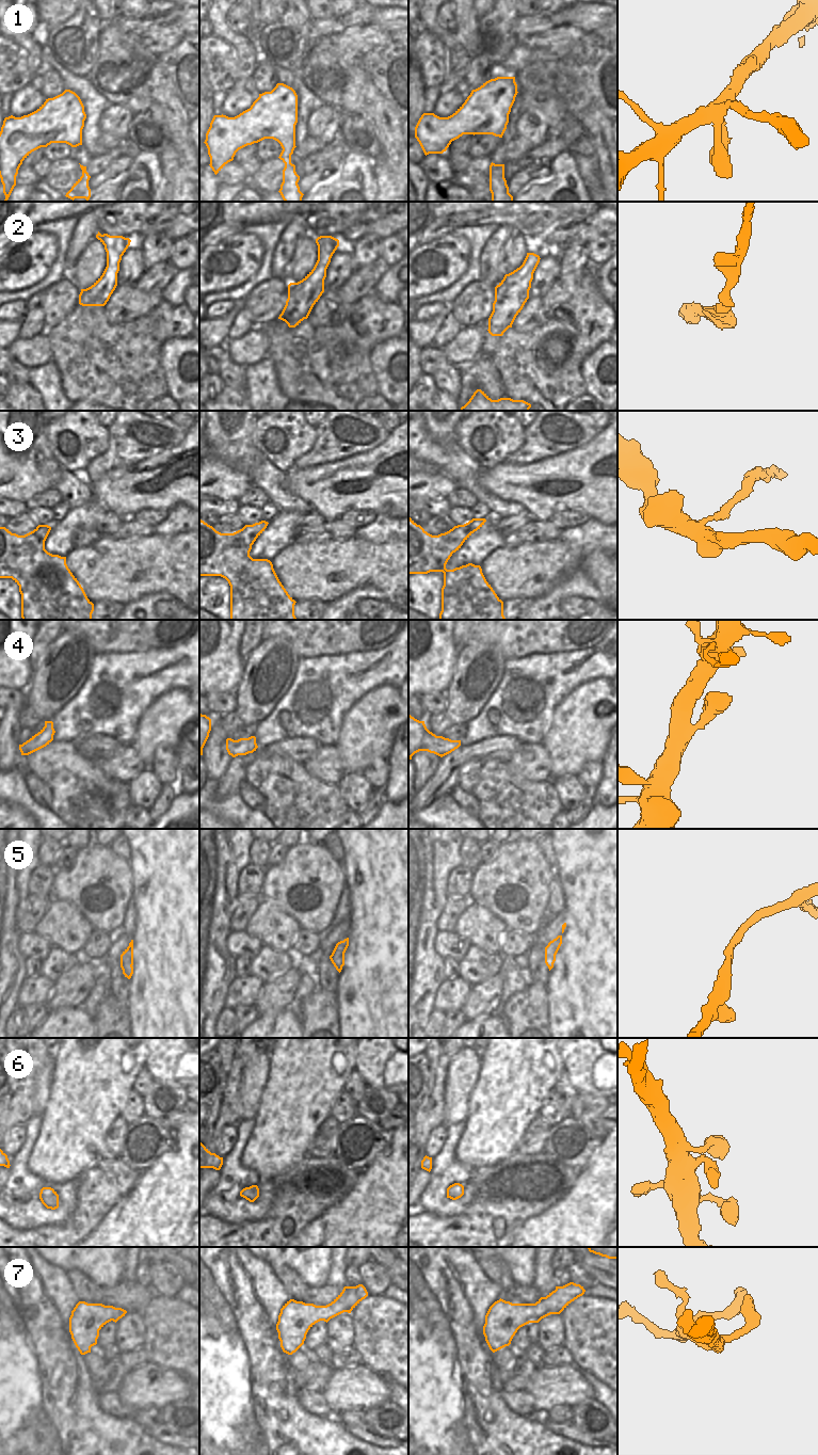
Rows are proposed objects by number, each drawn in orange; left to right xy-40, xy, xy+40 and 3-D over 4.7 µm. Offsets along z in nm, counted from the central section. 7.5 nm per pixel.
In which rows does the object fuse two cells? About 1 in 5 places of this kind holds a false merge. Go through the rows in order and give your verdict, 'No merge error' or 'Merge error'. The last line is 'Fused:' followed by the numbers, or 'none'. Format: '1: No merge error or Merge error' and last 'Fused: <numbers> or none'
1: No merge error
2: No merge error
3: No merge error
4: No merge error
5: No merge error
6: No merge error
7: No merge error
Fused: none.

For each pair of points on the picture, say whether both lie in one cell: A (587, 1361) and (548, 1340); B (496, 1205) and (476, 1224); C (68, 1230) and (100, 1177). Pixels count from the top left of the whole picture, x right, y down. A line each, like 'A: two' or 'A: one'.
A: two
B: one
C: one

